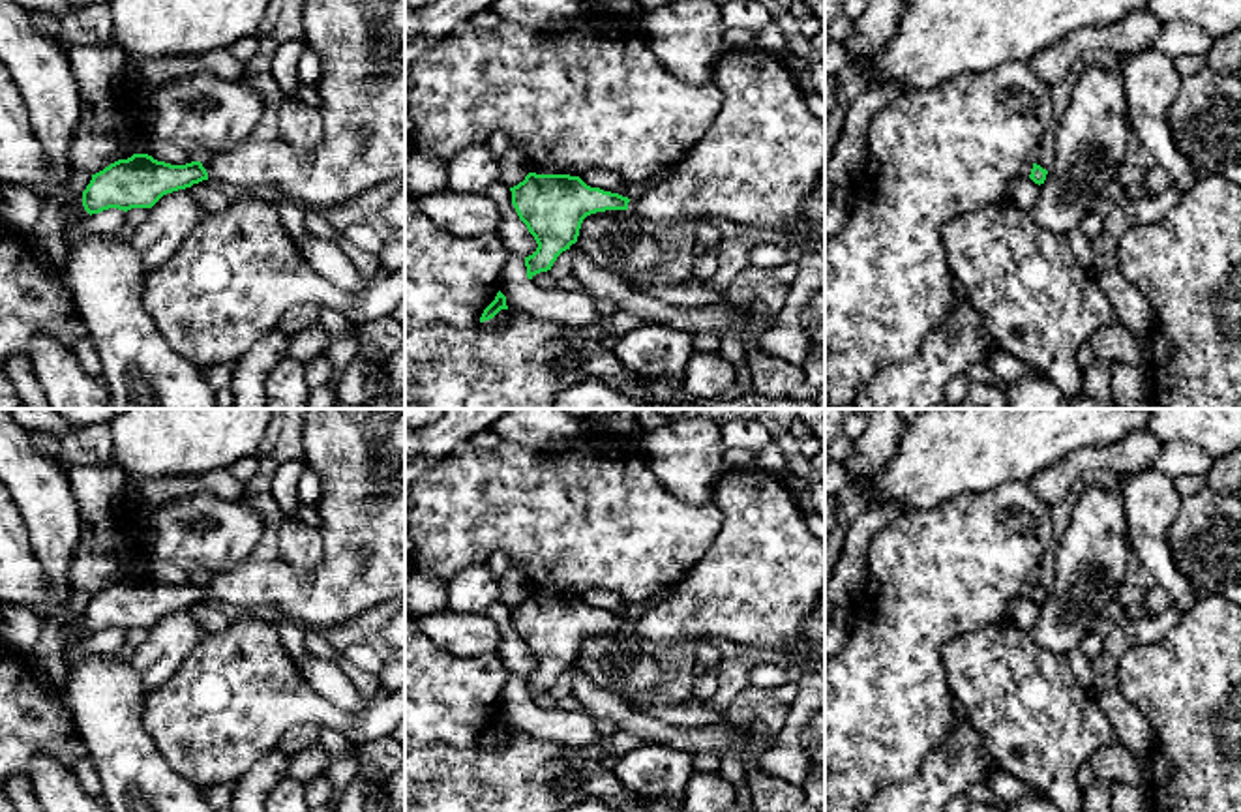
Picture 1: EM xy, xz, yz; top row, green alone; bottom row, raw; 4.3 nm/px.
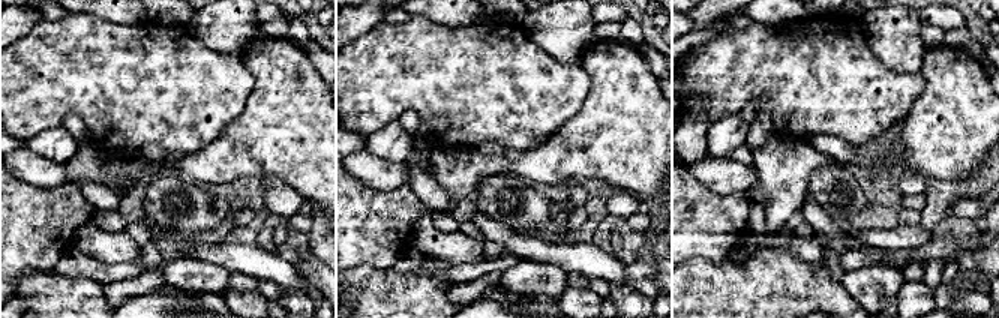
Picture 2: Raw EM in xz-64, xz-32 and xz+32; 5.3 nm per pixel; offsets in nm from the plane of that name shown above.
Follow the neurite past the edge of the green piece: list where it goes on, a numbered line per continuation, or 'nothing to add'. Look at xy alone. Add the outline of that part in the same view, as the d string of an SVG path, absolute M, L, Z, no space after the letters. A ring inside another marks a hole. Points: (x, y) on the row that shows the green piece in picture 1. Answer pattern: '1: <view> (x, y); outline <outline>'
1: xy (360, 44); outline M306 0L304 39L321 58L315 84L321 98L322 139L306 148L285 139L247 141L238 148L204 159L208 176L240 191L285 195L304 210L328 210L405 173L405 0Z

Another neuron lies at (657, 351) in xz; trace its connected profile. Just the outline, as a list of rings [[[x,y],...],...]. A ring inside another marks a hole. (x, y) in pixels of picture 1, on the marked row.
[[[647,323],[617,336],[613,353],[635,375],[682,383],[694,354],[694,336],[669,324]]]

